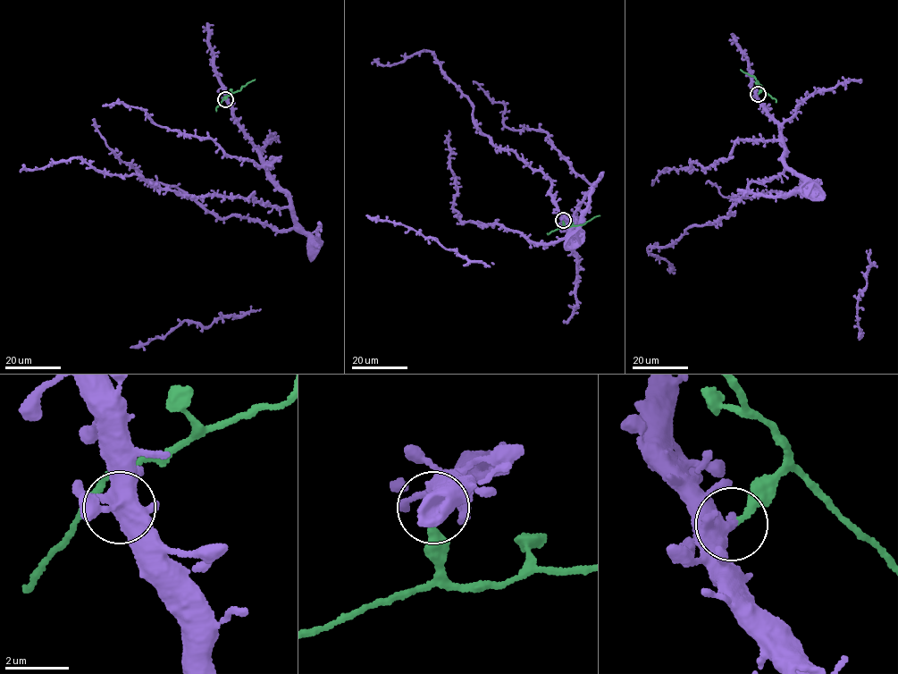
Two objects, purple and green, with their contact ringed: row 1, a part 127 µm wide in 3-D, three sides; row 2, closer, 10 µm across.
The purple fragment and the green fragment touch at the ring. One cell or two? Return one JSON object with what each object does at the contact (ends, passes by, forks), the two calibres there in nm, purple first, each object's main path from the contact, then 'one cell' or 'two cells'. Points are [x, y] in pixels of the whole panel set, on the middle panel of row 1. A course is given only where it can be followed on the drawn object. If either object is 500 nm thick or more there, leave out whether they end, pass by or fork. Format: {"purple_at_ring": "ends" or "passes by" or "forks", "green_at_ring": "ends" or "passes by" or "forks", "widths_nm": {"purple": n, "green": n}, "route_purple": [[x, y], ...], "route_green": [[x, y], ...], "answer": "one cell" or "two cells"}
{"purple_at_ring": "forks", "green_at_ring": "ends", "widths_nm": {"purple": 360, "green": 220}, "route_purple": [[563, 221], [568, 229], [575, 225], [556, 206], [550, 180], [482, 133], [473, 104], [430, 52], [371, 63]], "route_green": [[563, 221], [566, 227], [581, 225], [600, 215]], "answer": "two cells"}

